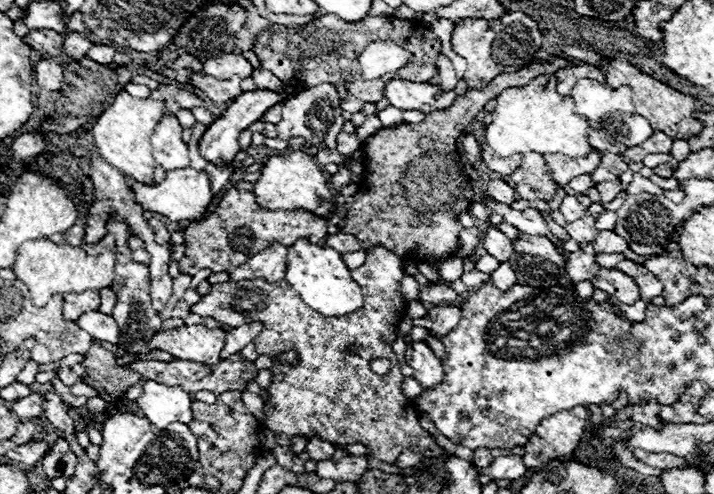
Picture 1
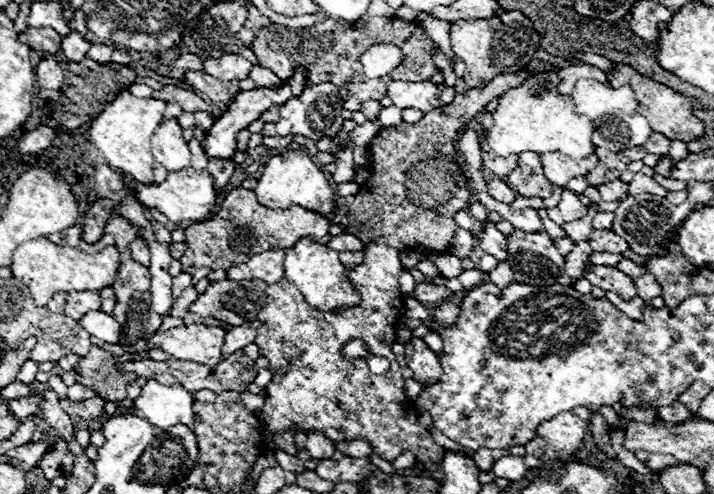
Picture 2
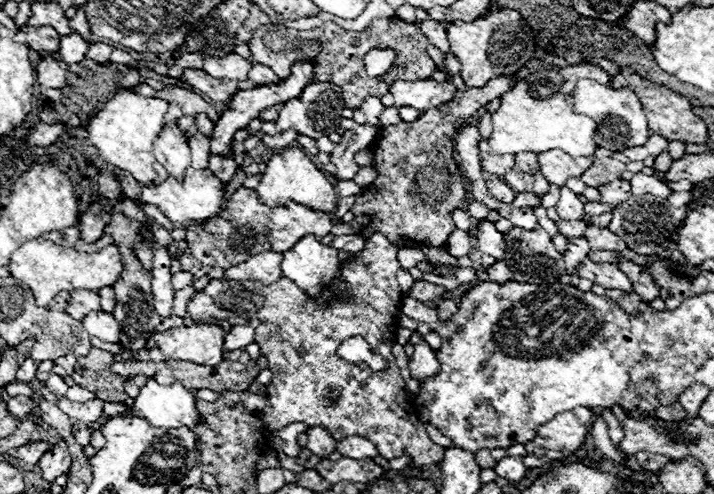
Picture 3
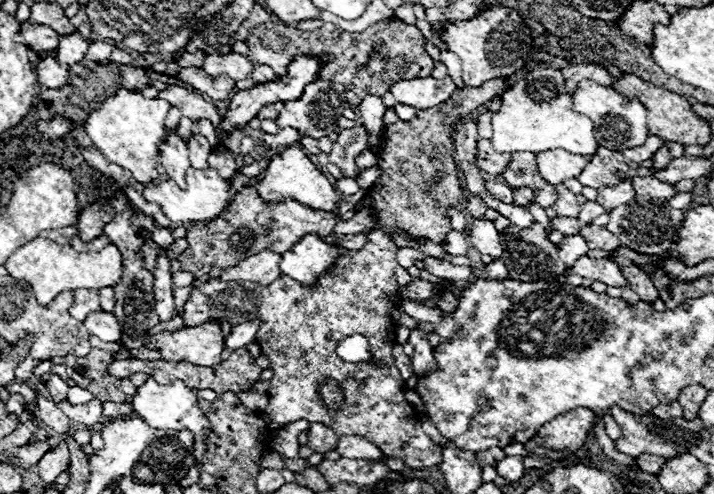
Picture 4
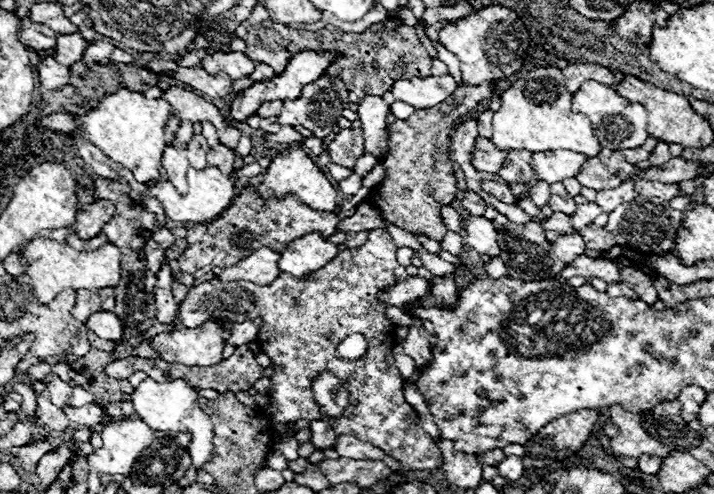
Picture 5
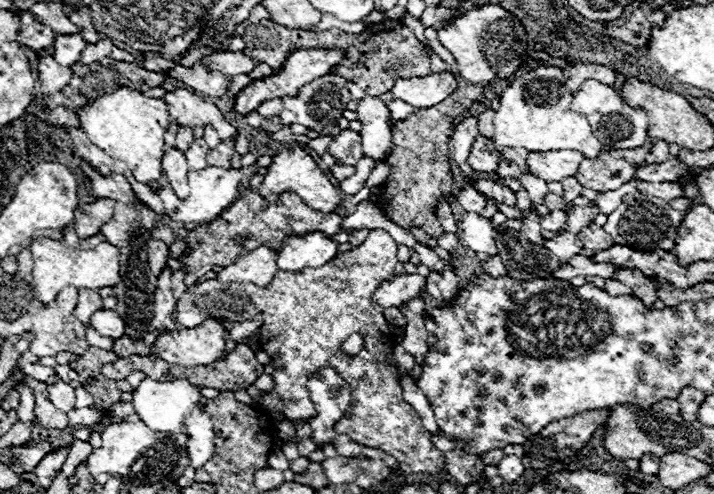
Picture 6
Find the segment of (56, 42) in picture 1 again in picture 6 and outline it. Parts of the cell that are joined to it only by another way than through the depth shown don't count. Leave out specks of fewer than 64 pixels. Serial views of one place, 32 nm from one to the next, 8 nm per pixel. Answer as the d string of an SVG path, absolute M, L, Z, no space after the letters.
M24 12L20 16L20 32L18 32L18 42L22 46L28 46L32 50L46 50L54 44L56 32L48 30L48 26L40 26L40 22L34 20L34 16L30 12Z

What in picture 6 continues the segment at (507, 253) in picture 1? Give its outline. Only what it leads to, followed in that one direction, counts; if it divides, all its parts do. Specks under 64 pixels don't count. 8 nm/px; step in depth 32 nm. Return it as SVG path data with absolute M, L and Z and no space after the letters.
M464 212L460 214L458 220L458 232L456 232L462 240L464 246L472 248L474 252L484 252L488 256L496 256L496 230L492 226L492 222L480 214L472 214L472 212Z

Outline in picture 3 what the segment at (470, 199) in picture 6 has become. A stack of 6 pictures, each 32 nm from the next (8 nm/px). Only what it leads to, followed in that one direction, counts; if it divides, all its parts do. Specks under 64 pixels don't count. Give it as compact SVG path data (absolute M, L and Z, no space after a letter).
M470 200L470 204L468 204L466 210L476 220L486 220L486 216L488 216L488 208L482 202L478 202L478 200Z

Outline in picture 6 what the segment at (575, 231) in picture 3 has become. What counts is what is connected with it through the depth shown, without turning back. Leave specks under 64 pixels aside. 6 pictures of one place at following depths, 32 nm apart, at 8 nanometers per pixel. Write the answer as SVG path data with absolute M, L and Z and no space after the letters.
M552 210L550 214L546 214L546 216L542 216L542 228L544 230L554 230L554 232L560 232L560 230L564 230L564 226L566 226L566 212L562 212L562 210Z

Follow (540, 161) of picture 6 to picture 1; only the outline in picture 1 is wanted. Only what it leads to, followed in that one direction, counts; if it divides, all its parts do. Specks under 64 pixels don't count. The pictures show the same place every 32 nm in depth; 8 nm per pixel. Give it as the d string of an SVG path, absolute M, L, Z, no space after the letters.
M592 150L588 158L568 158L564 154L546 154L544 160L552 178L560 186L566 186L572 178L580 174L590 174L592 170L596 170L600 164L600 154L596 150Z

